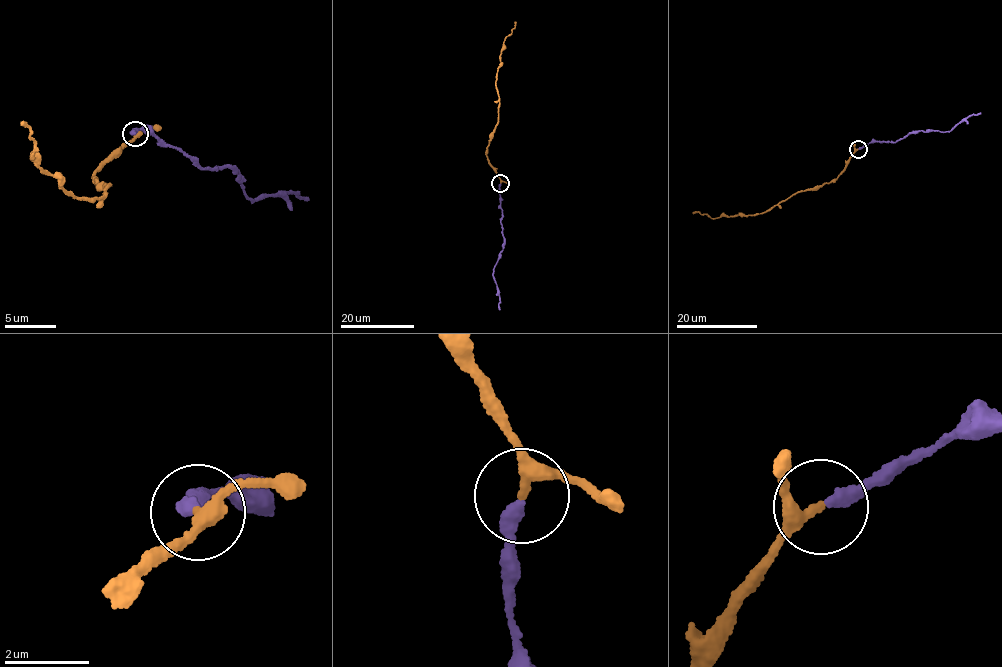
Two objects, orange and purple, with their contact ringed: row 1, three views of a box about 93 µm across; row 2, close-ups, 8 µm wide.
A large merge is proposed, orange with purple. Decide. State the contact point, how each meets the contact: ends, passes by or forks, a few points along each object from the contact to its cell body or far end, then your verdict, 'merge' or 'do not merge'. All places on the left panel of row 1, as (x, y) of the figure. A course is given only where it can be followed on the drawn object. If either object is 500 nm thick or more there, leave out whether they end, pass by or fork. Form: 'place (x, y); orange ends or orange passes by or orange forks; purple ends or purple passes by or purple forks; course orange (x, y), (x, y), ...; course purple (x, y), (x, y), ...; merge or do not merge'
place (135, 134); orange passes by; purple ends; course orange (135, 135), (94, 176), (108, 186), (105, 195), (80, 199), (34, 166), (22, 121); course purple (135, 135), (134, 130), (156, 136), (218, 170), (239, 172), (246, 196), (254, 201), (272, 194), (309, 198); merge

